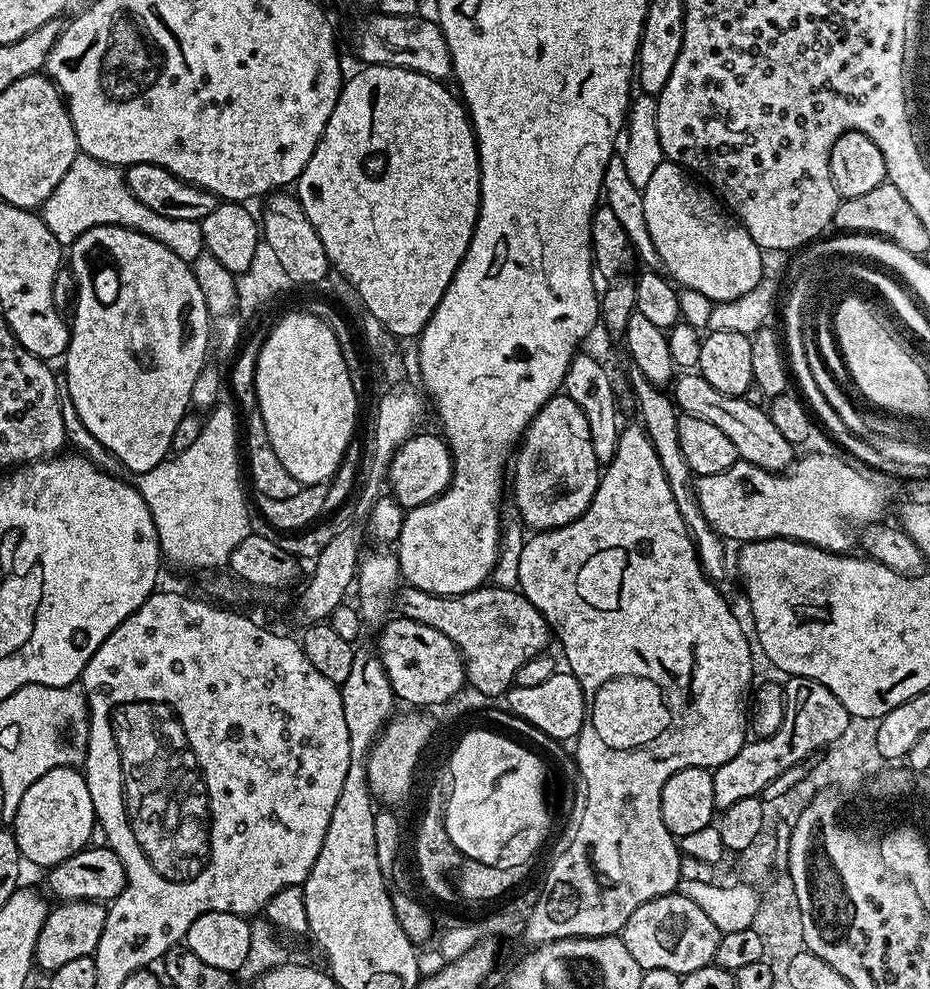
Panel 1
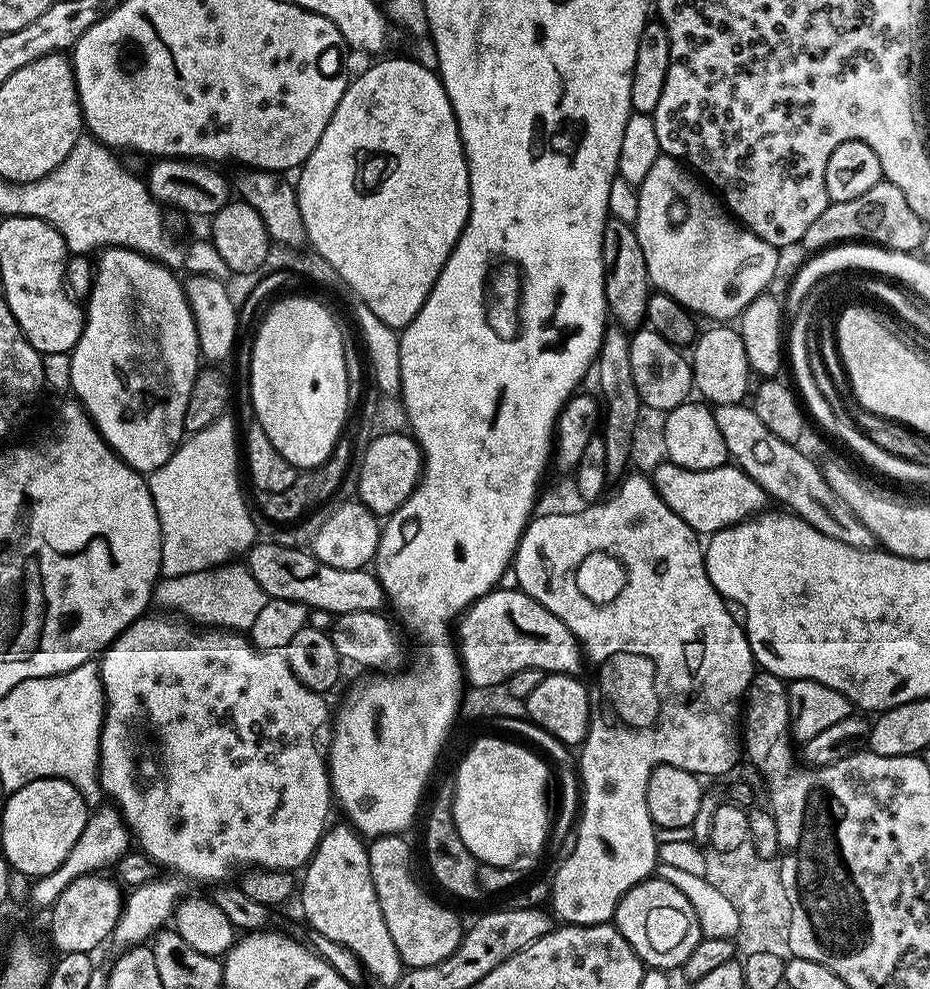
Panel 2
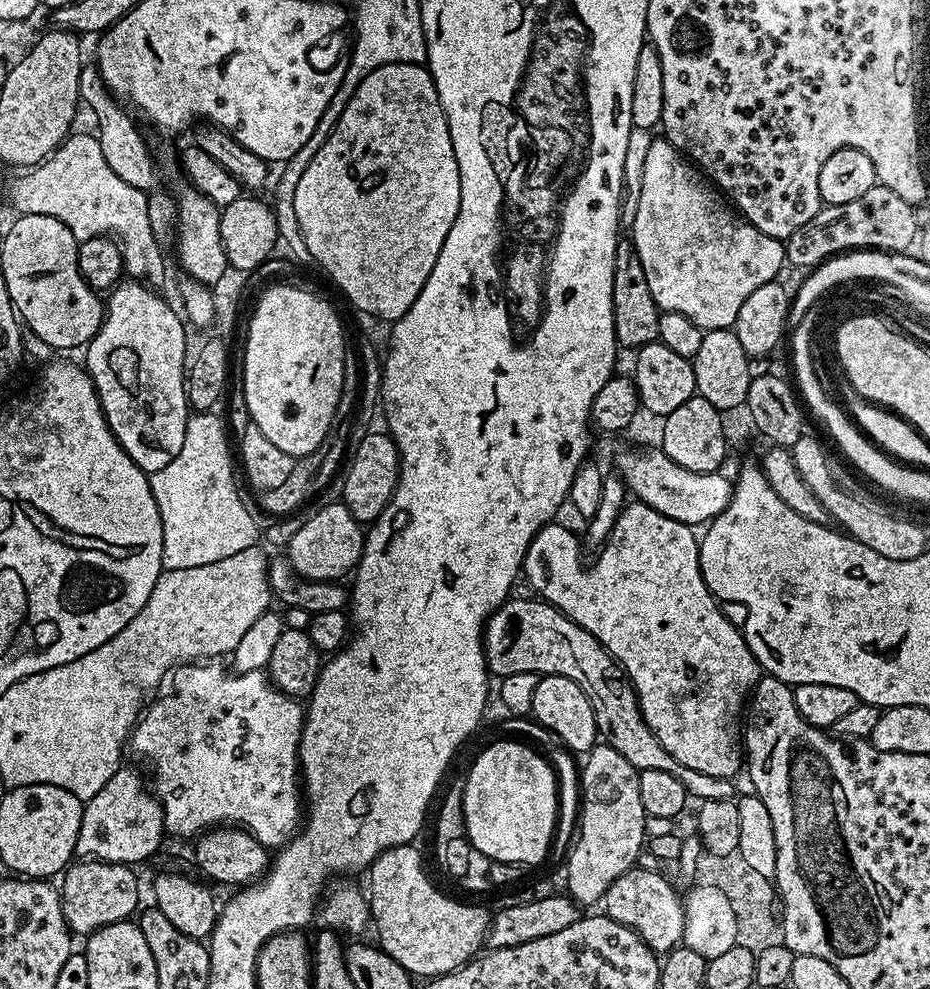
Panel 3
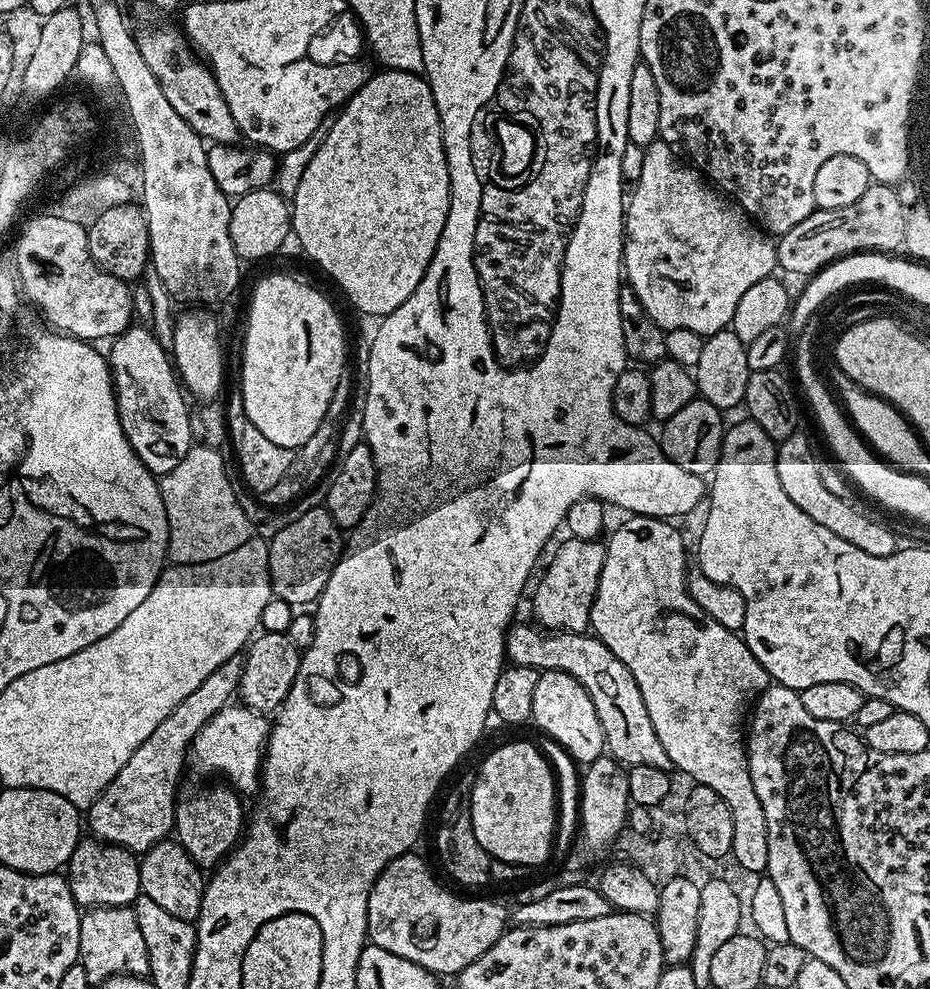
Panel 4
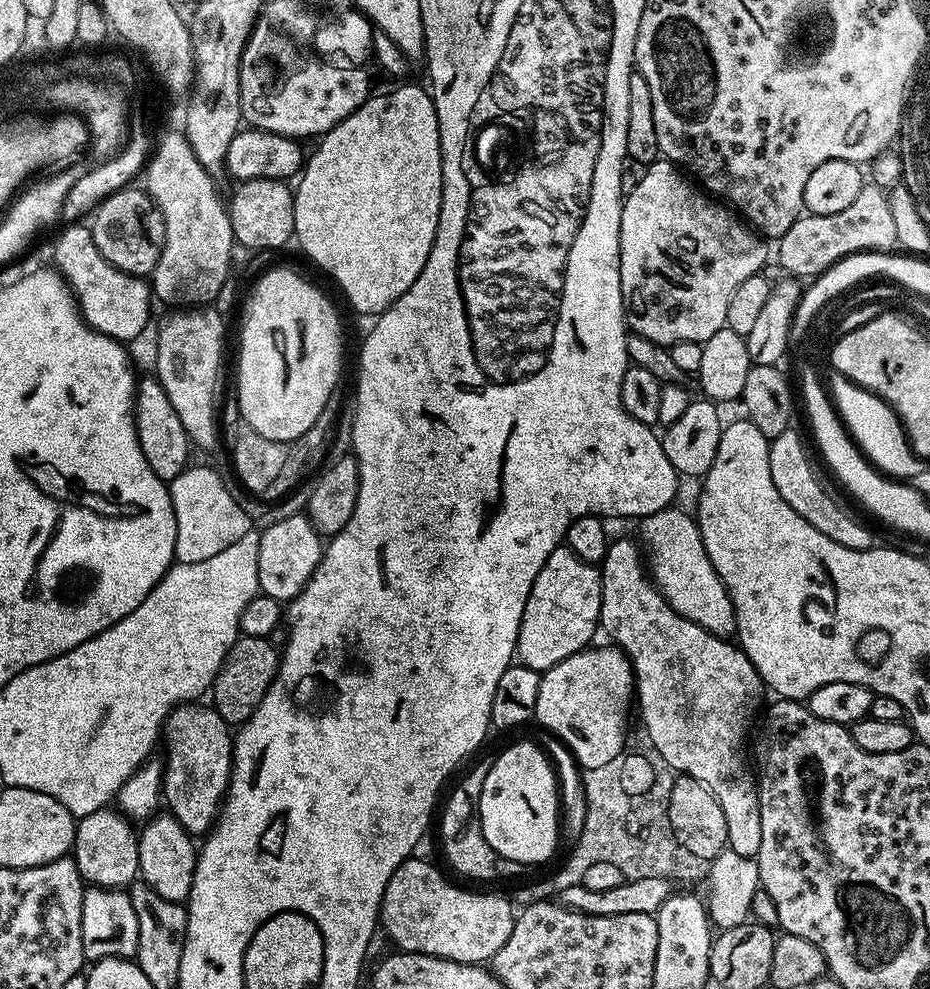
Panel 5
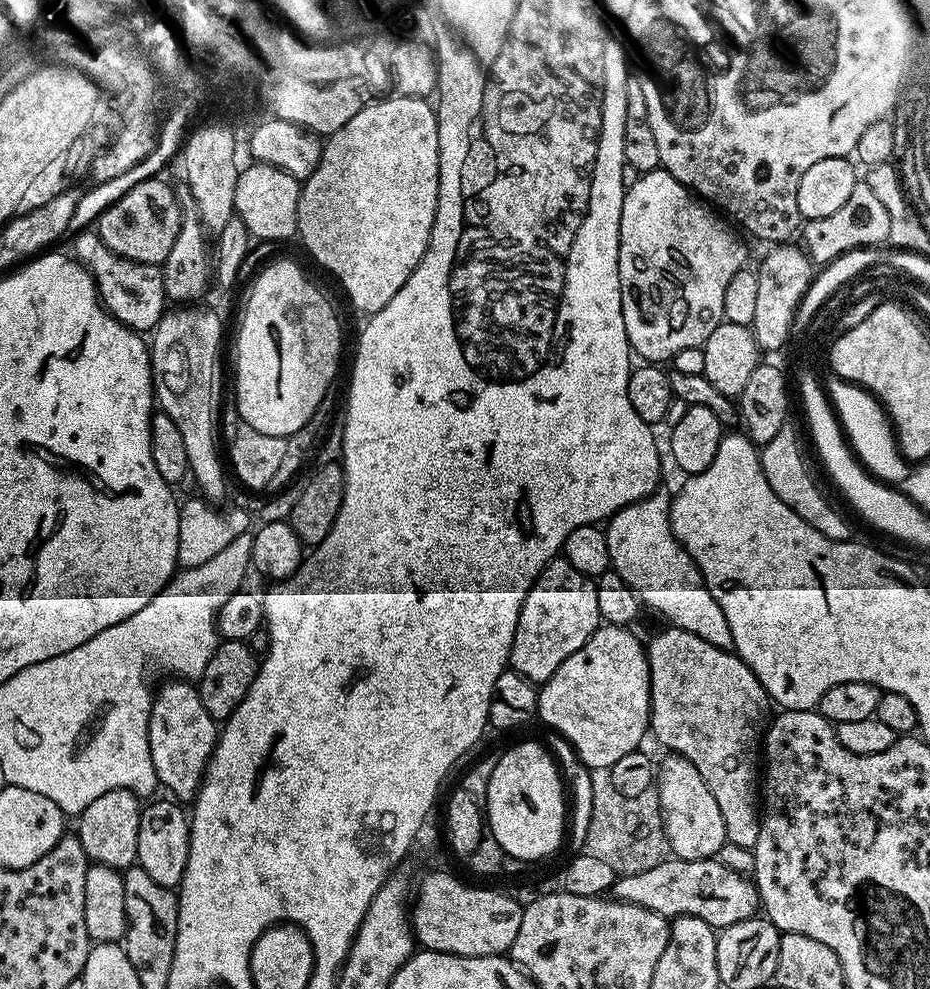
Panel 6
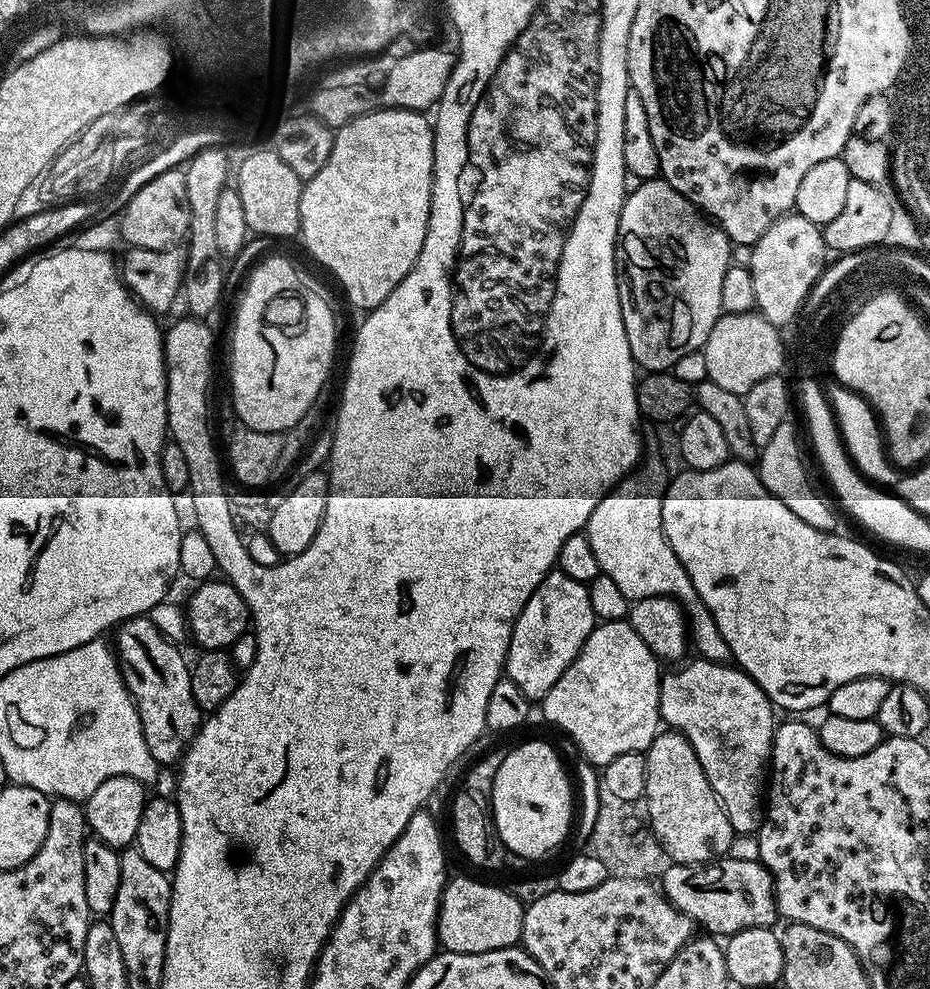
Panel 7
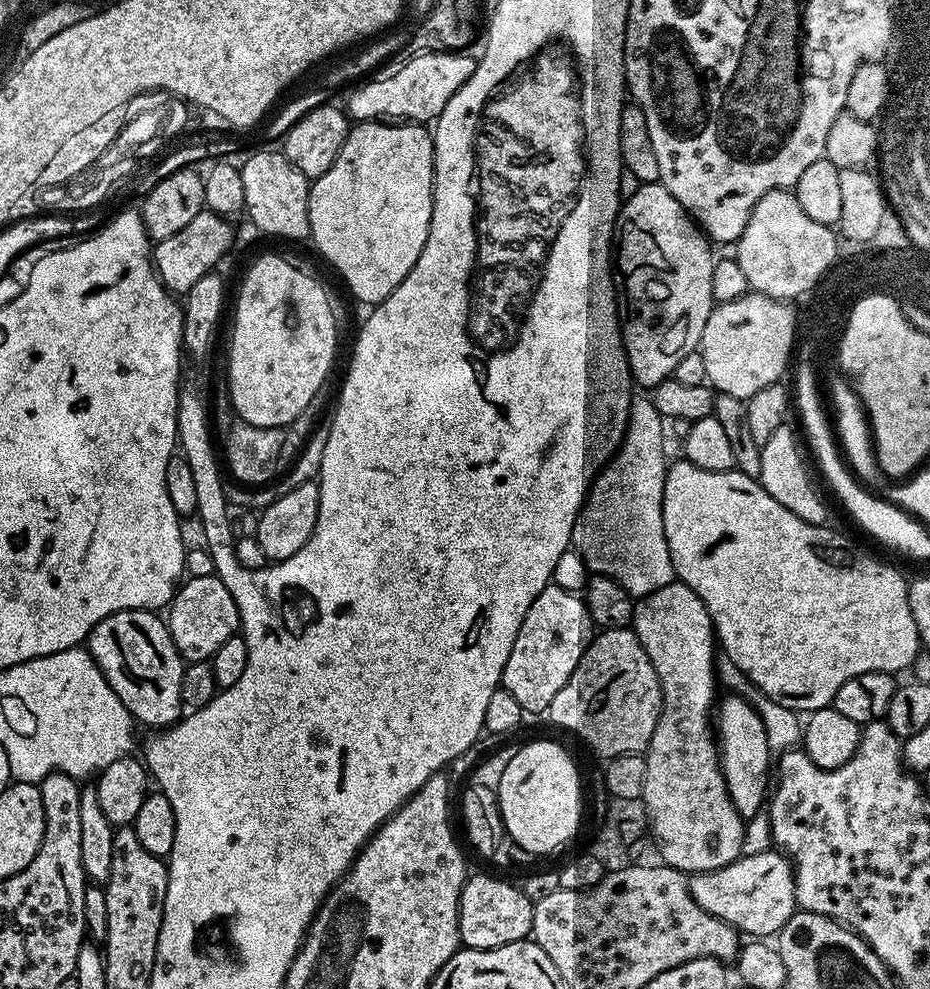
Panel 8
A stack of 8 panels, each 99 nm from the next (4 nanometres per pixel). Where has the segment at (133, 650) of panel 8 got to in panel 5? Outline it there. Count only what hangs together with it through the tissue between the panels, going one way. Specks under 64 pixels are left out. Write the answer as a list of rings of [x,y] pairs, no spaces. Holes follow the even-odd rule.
[[[184,702],[179,706],[172,709],[172,712],[168,715],[168,719],[164,722],[162,729],[162,744],[168,747],[168,758],[163,761],[163,791],[162,800],[166,805],[168,803],[167,811],[174,818],[178,818],[178,822],[182,822],[182,826],[186,831],[192,833],[193,837],[200,838],[205,834],[212,831],[213,824],[216,823],[220,809],[222,807],[222,801],[228,791],[228,779],[232,777],[232,749],[234,747],[234,732],[228,723],[217,714],[216,709],[211,706],[205,706],[205,708],[199,708],[201,705],[196,702]]]

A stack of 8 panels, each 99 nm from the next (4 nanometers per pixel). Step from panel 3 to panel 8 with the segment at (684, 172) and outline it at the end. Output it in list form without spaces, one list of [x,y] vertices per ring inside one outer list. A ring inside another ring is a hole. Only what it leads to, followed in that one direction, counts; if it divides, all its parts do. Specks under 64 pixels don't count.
[[[657,182],[655,184],[641,184],[634,195],[627,197],[620,205],[620,211],[616,214],[616,227],[614,229],[614,267],[612,273],[612,287],[616,289],[616,310],[620,322],[620,341],[624,344],[624,357],[628,360],[628,371],[632,373],[633,381],[637,385],[640,384],[641,389],[651,390],[657,384],[661,384],[663,380],[669,379],[675,373],[678,362],[682,362],[682,358],[686,358],[686,354],[697,351],[702,338],[702,330],[706,326],[706,318],[710,318],[714,307],[712,299],[712,291],[710,290],[710,282],[714,274],[714,251],[713,245],[707,236],[698,227],[695,220],[688,215],[686,209],[681,206],[674,198],[674,194],[670,194],[670,190],[666,190],[663,184]]]

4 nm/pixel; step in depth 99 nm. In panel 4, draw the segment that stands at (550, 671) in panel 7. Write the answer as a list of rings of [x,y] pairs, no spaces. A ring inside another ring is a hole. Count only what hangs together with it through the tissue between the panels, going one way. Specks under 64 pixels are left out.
[[[564,538],[560,549],[553,554],[544,577],[535,581],[536,593],[530,599],[532,612],[536,615],[535,623],[541,629],[583,633],[589,627],[605,558],[603,539]]]

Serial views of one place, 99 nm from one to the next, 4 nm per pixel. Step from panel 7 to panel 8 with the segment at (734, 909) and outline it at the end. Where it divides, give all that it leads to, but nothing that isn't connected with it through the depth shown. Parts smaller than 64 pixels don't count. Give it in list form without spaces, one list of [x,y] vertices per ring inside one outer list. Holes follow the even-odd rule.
[[[779,850],[741,855],[739,860],[713,872],[691,873],[688,876],[688,889],[702,910],[714,914],[714,918],[722,918],[722,922],[748,938],[775,937],[798,911],[796,869],[791,859]]]

